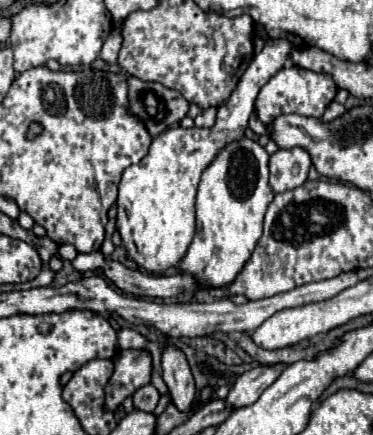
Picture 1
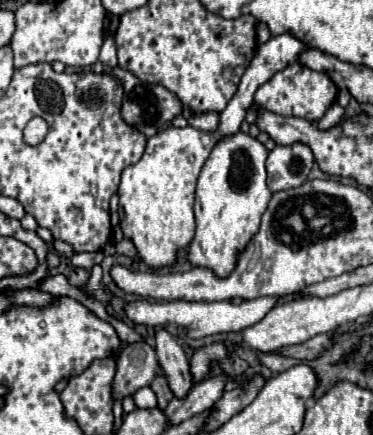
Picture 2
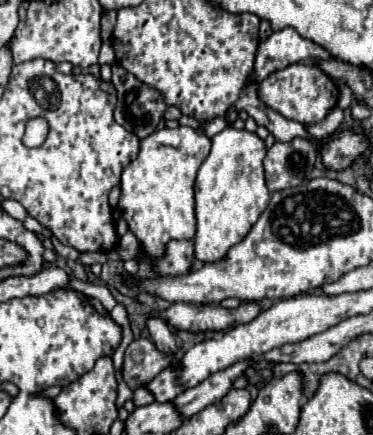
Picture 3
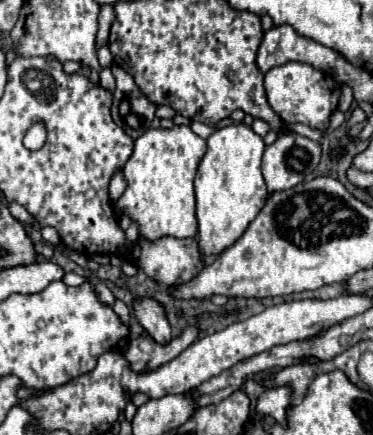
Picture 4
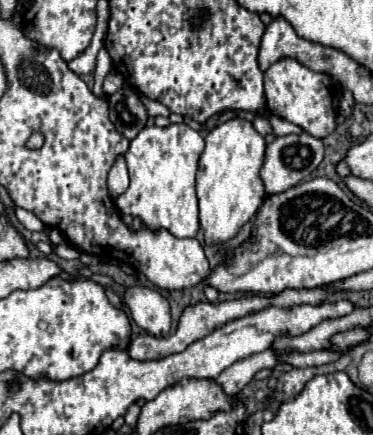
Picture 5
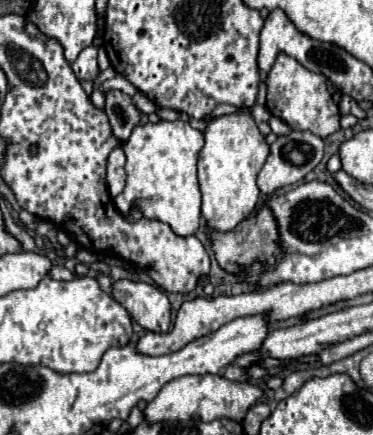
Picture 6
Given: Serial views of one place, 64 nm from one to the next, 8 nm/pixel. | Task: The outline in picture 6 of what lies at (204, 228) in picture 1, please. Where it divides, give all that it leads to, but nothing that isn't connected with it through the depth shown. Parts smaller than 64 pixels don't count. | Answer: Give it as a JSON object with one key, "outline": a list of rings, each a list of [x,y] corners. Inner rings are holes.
{"outline":[[[240,110],[216,120],[210,120],[204,130],[206,144],[198,158],[198,182],[202,192],[202,218],[214,232],[232,232],[242,220],[246,220],[258,200],[260,188],[256,176],[268,158],[268,144],[248,110]]]}

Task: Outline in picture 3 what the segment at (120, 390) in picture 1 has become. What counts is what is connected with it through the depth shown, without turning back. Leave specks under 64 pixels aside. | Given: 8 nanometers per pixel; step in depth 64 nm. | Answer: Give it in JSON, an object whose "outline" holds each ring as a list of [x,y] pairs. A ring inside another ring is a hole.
{"outline":[[[138,338],[132,340],[132,344],[124,352],[122,380],[128,384],[128,388],[136,390],[148,384],[156,374],[160,374],[168,366],[170,366],[170,356],[158,352],[150,340]]]}

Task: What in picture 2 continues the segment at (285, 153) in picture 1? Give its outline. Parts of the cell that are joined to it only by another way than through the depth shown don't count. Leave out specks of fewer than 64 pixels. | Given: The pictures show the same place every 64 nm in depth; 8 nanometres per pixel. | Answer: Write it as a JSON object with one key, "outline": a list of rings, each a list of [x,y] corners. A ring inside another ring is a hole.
{"outline":[[[304,144],[276,146],[266,160],[268,170],[268,188],[272,192],[288,190],[300,186],[314,164],[312,152]]]}

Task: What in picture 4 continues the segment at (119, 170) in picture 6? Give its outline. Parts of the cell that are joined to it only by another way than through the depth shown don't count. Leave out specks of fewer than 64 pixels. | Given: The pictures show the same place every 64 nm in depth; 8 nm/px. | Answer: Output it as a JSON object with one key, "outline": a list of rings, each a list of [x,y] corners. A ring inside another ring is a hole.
{"outline":[[[116,172],[114,174],[114,178],[112,178],[112,182],[109,184],[109,198],[112,202],[116,202],[118,198],[120,198],[120,194],[124,192],[124,188],[126,188],[126,184],[124,184],[124,176],[122,176],[122,172]]]}

